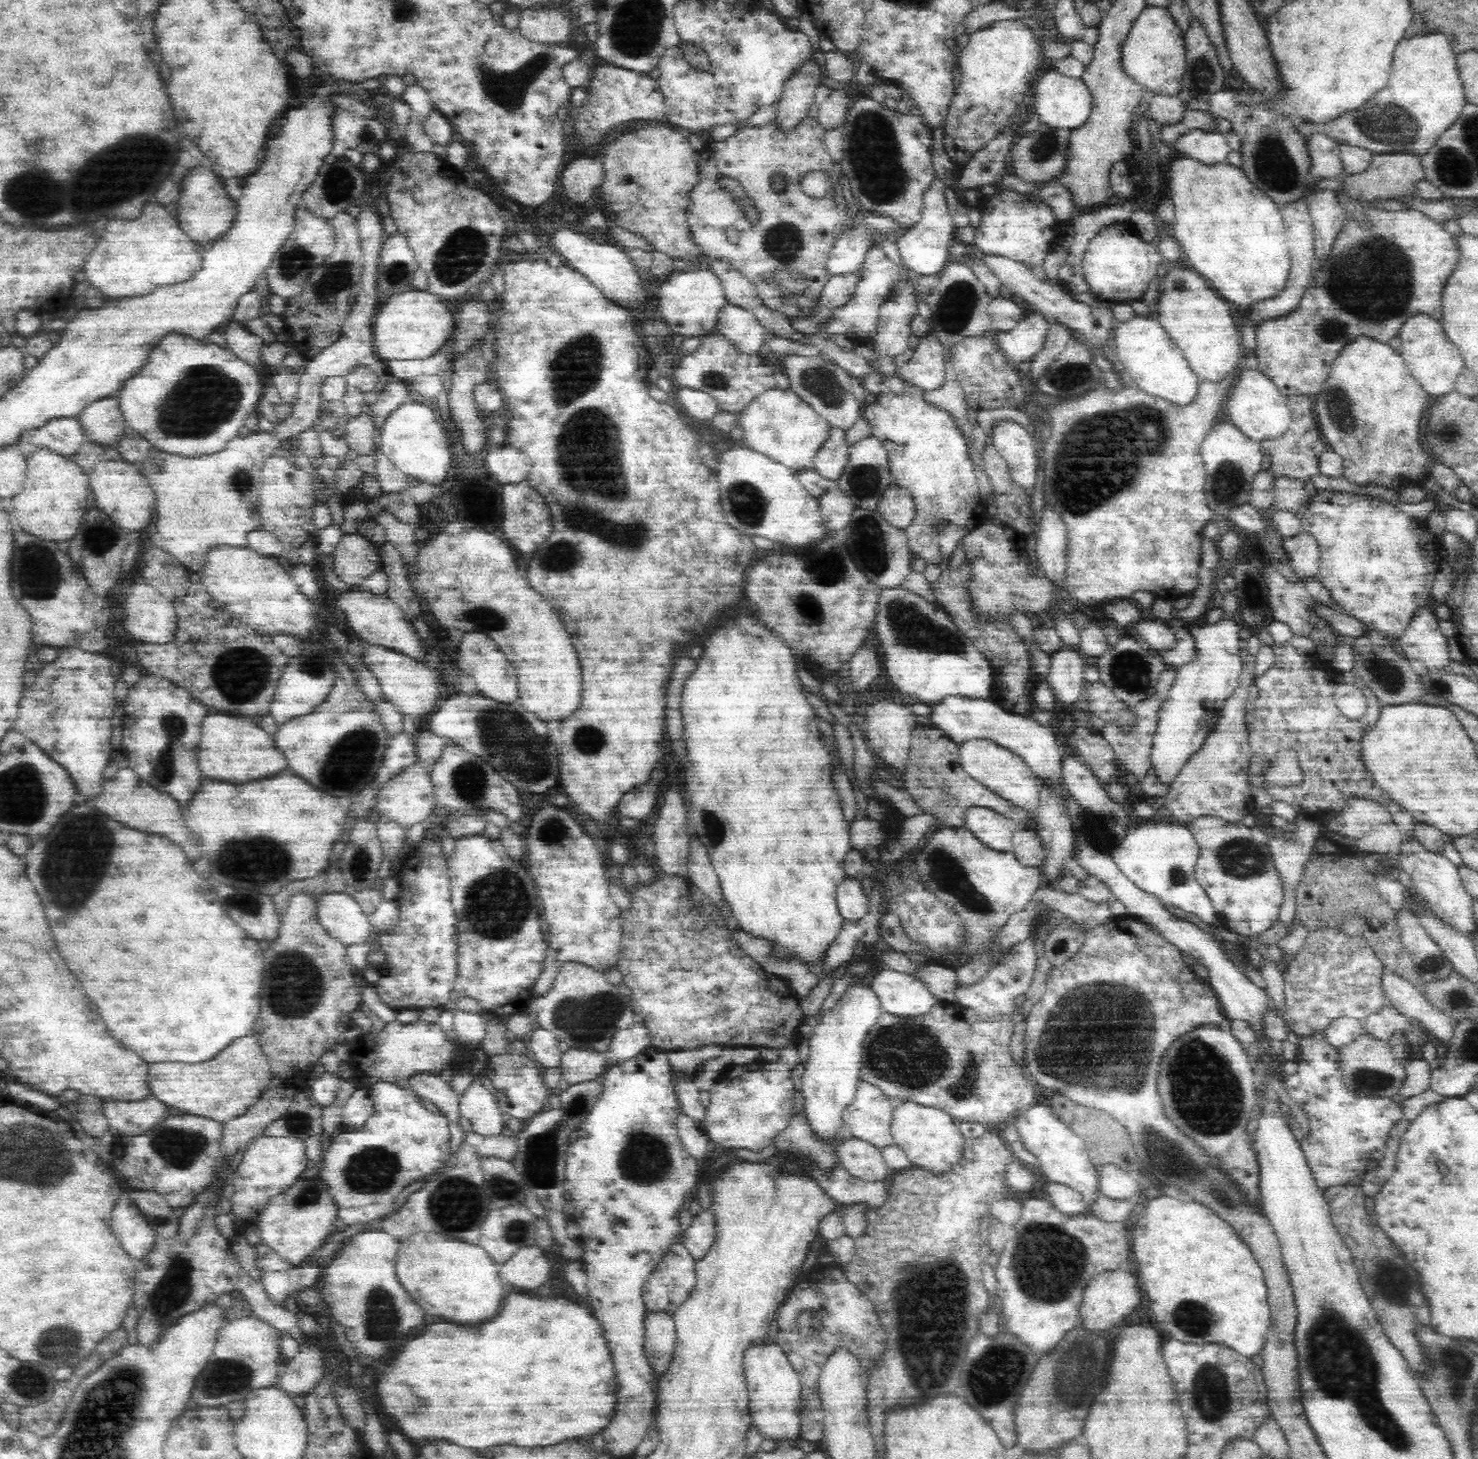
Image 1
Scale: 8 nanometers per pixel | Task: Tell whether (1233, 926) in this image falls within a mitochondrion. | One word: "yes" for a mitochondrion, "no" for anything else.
no

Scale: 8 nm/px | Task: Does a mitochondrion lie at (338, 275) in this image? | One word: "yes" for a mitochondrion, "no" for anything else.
yes

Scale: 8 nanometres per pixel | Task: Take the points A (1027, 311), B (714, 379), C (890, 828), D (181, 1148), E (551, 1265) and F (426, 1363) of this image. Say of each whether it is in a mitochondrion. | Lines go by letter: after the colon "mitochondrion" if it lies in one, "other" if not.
A: other
B: mitochondrion
C: other
D: mitochondrion
E: other
F: other

